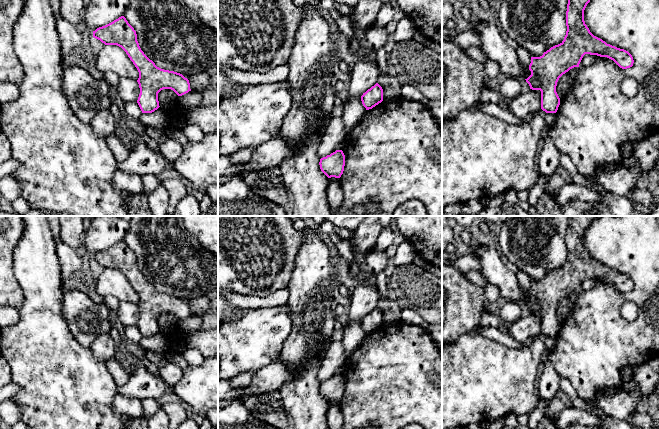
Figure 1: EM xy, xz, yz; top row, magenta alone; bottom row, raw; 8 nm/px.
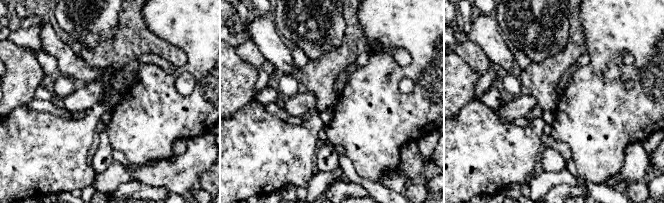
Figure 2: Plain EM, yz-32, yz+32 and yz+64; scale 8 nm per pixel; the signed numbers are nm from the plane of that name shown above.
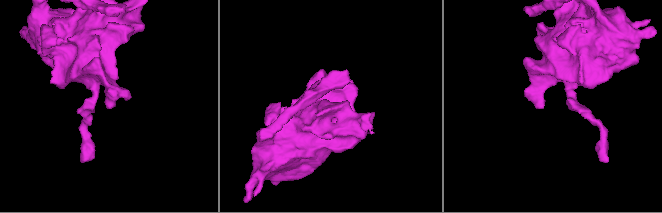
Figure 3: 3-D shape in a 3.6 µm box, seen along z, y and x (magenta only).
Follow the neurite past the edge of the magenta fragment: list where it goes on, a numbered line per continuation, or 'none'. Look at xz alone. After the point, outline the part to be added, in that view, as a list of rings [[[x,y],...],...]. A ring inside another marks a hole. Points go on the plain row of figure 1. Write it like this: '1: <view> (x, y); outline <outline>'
none

